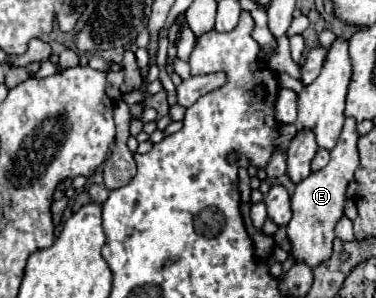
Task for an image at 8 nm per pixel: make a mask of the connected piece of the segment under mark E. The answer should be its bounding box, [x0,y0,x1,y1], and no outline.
[288,117,360,267]

